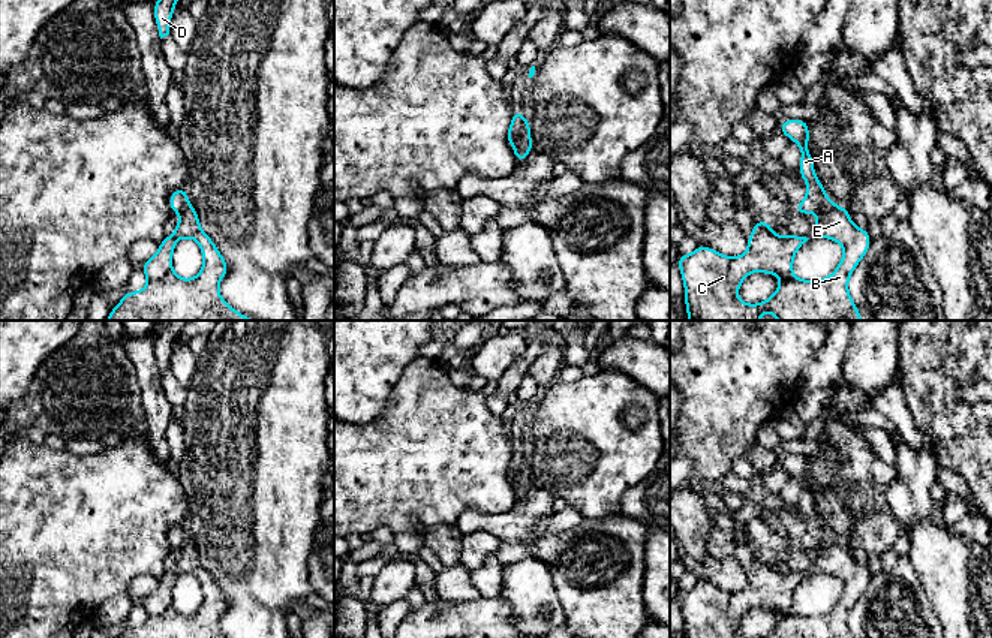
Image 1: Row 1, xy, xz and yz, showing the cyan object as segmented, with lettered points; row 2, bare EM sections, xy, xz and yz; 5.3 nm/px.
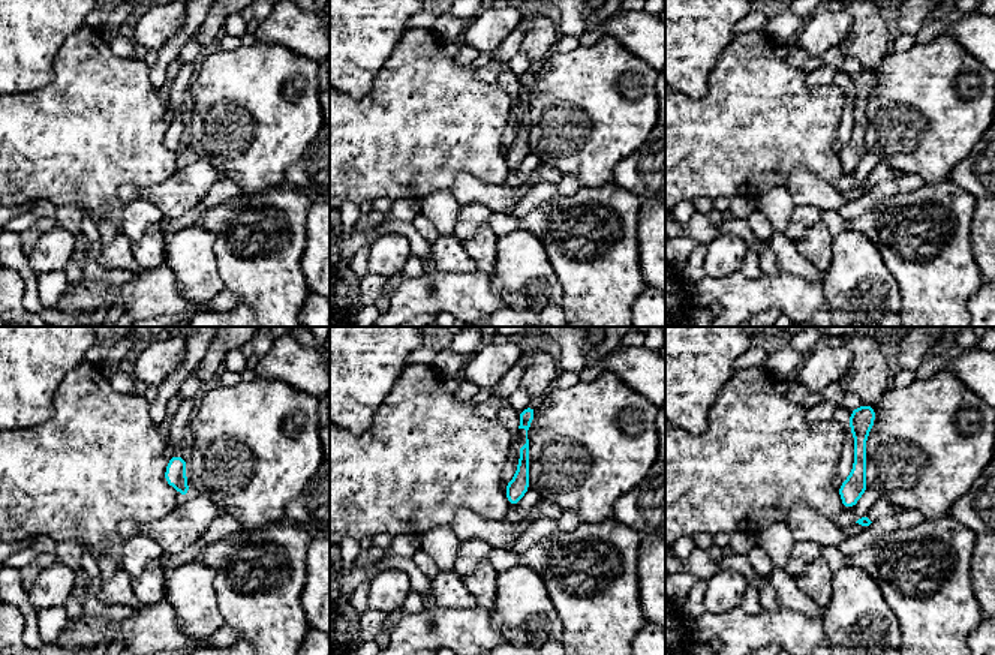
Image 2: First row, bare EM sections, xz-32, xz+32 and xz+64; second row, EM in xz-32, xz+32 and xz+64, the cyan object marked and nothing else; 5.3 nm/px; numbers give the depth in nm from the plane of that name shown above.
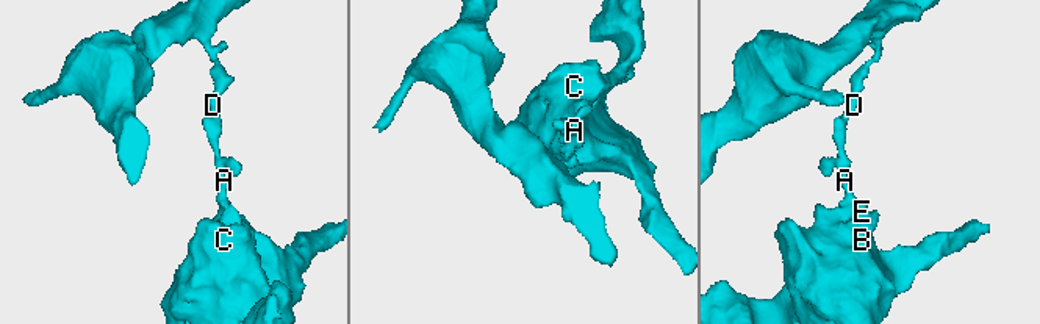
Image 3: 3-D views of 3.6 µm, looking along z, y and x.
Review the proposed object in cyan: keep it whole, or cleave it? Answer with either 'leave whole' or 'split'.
split

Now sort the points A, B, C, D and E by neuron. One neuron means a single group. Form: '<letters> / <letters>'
A D / B C E

